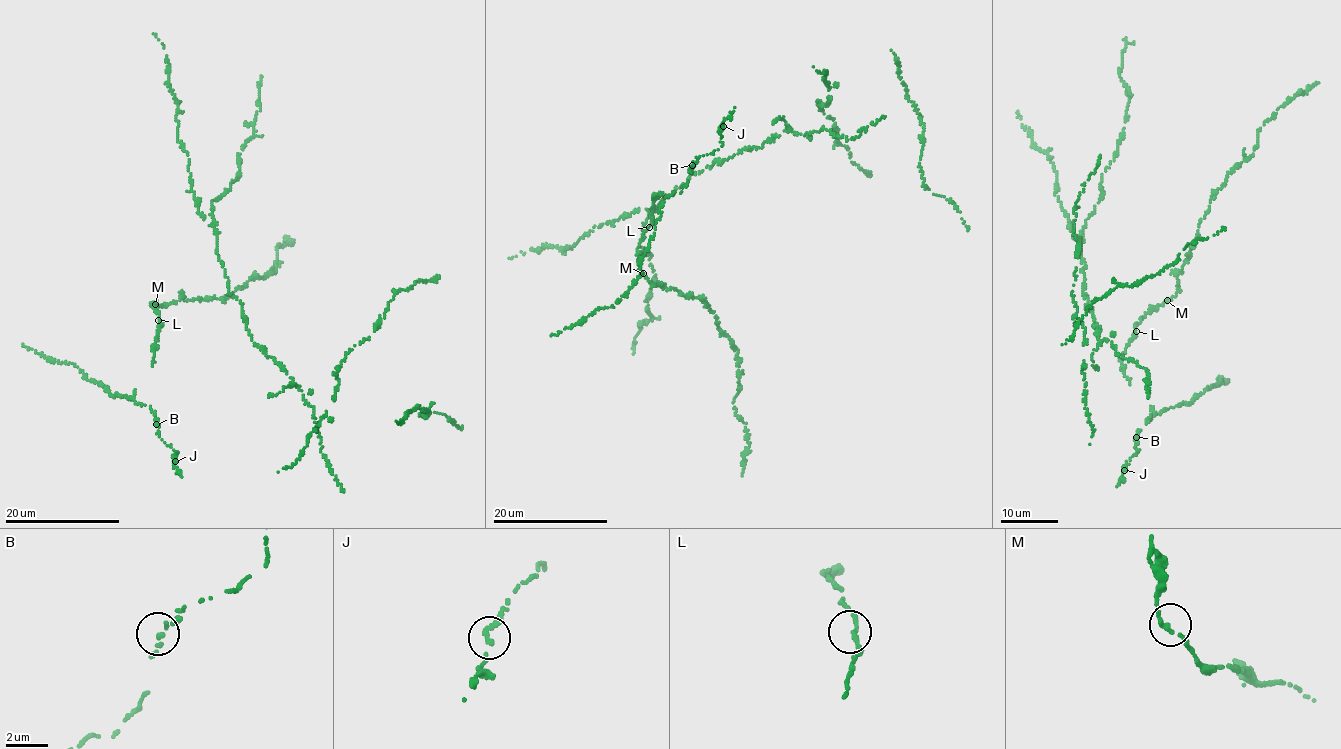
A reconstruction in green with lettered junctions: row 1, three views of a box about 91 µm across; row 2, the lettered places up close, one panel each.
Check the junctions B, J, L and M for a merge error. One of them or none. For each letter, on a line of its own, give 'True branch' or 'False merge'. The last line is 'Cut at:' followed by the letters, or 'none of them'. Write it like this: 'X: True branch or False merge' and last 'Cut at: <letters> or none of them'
B: False merge
J: True branch
L: True branch
M: True branch
Cut at: B

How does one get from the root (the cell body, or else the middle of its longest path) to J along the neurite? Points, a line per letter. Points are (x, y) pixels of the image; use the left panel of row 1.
J: (154, 416), (158, 436), (166, 446), (177, 452), (175, 461)

